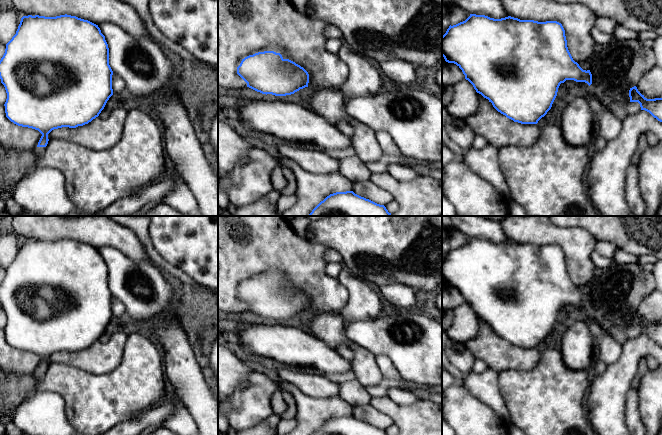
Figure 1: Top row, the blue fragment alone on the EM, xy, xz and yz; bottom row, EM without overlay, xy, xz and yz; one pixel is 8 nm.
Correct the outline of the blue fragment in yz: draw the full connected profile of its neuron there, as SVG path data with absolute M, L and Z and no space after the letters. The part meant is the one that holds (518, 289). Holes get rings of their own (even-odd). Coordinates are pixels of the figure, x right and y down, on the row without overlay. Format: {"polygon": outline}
{"polygon": "M470 238L463 246L449 250L442 260L442 280L456 288L477 317L492 327L507 342L521 348L537 348L551 333L558 312L566 304L592 308L590 294L583 294L568 274L565 254L557 245L538 246L520 244L511 240L494 243L485 239Z"}

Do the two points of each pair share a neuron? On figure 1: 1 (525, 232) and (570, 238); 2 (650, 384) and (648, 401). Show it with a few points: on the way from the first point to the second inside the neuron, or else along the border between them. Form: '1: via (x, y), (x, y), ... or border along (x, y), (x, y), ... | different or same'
1: via (536, 232), (545, 232), (559, 236) | same
2: via (650, 388), (650, 397) | same

